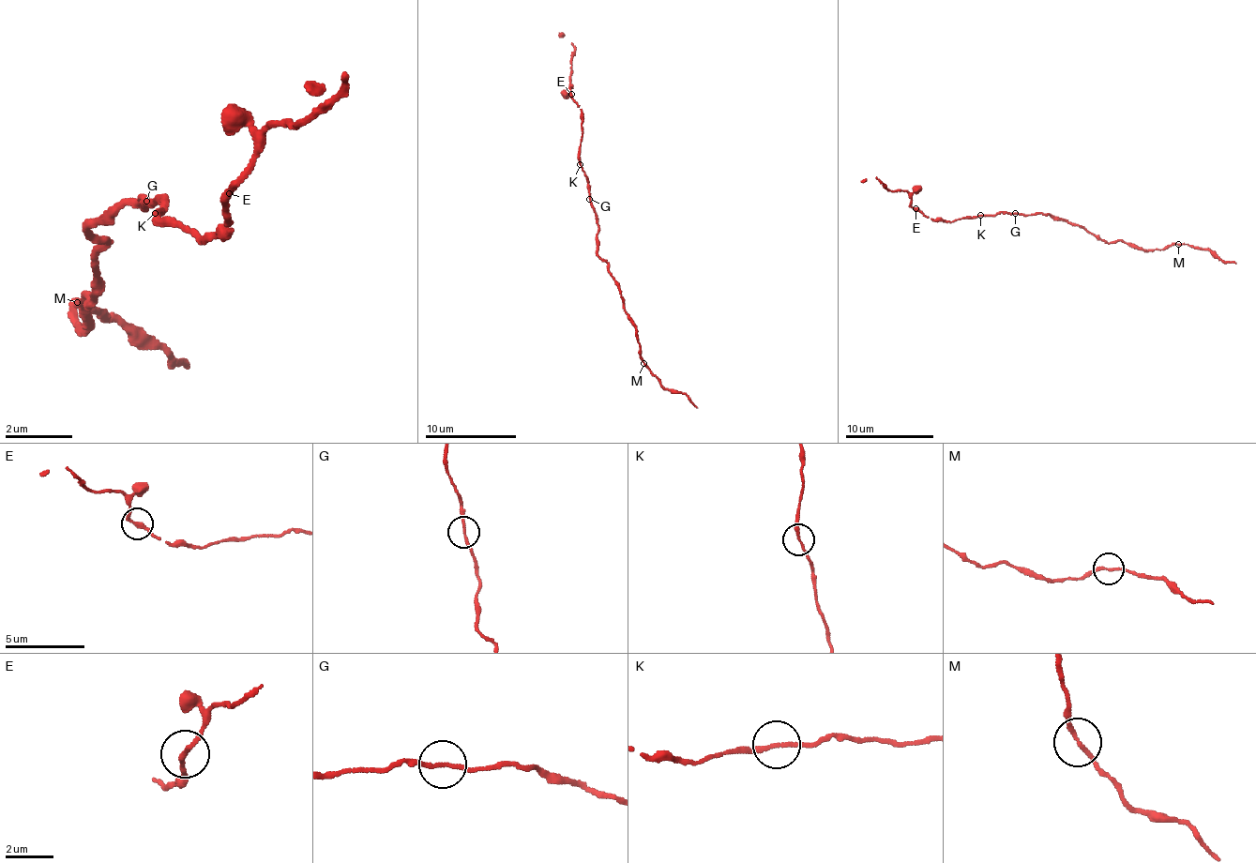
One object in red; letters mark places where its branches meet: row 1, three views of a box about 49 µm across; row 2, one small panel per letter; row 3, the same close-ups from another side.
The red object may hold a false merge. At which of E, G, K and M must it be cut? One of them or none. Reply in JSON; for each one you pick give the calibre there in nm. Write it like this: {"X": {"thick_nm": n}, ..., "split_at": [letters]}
{"split_at": []}

